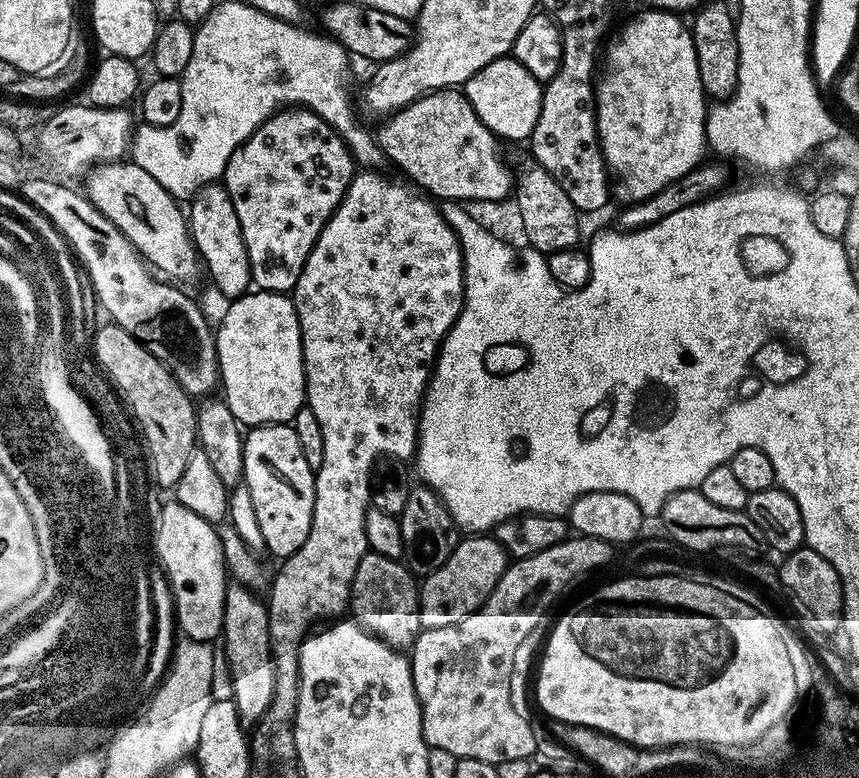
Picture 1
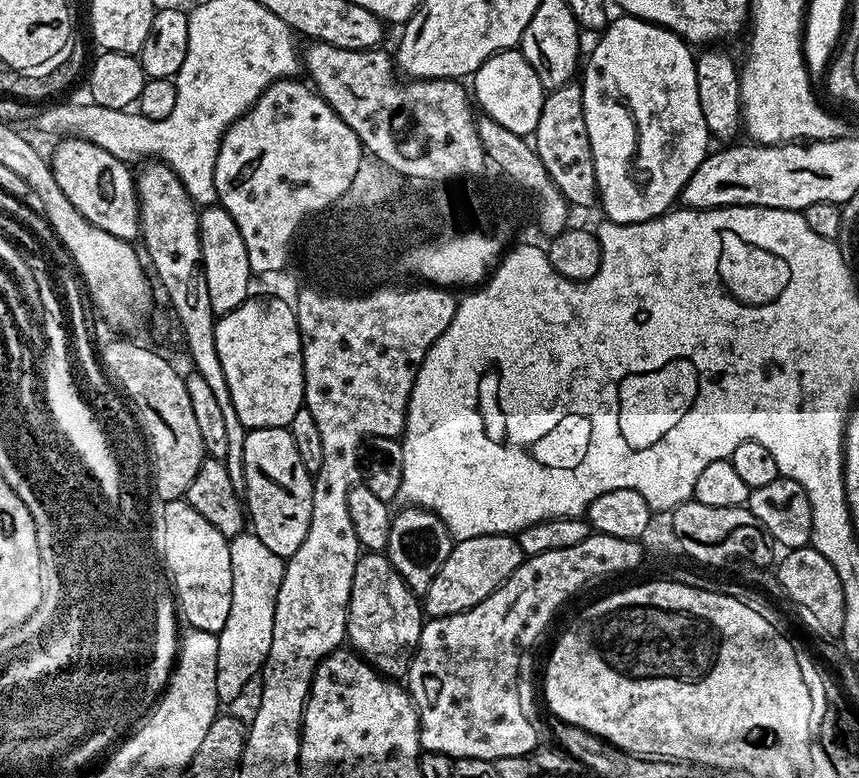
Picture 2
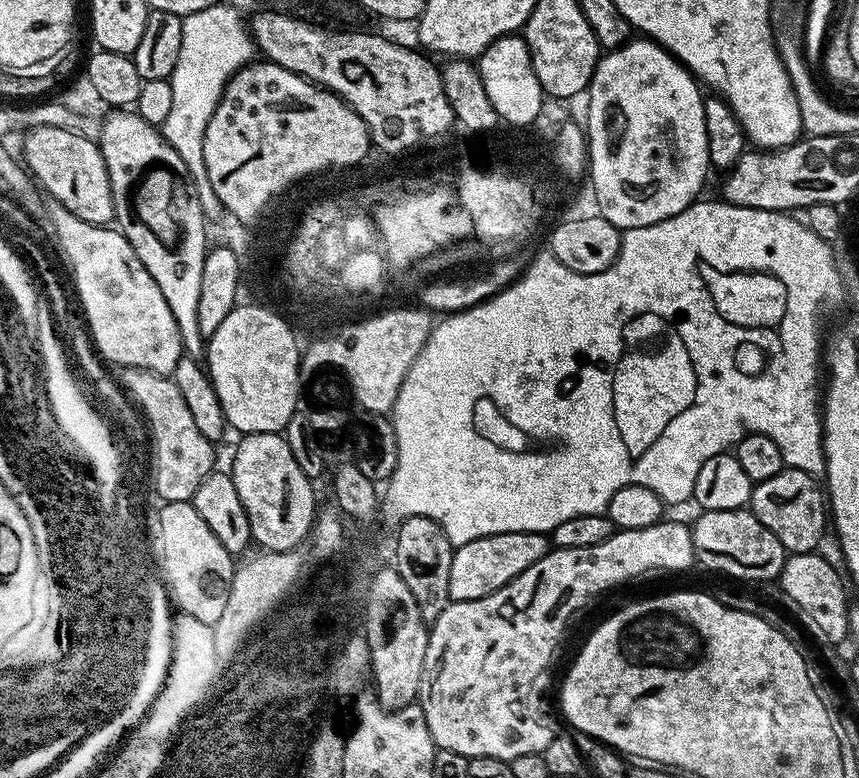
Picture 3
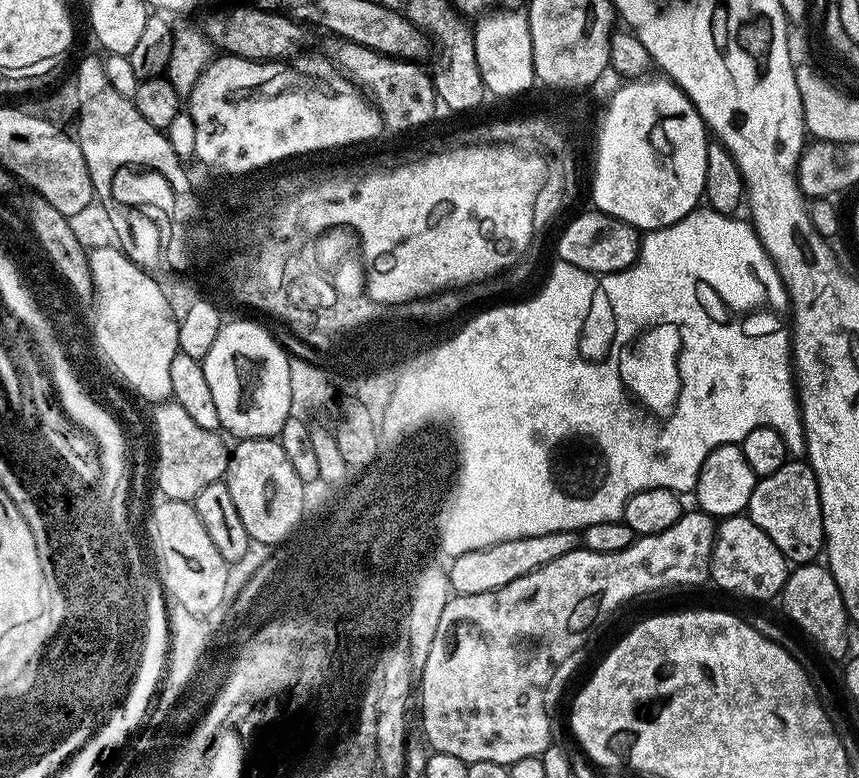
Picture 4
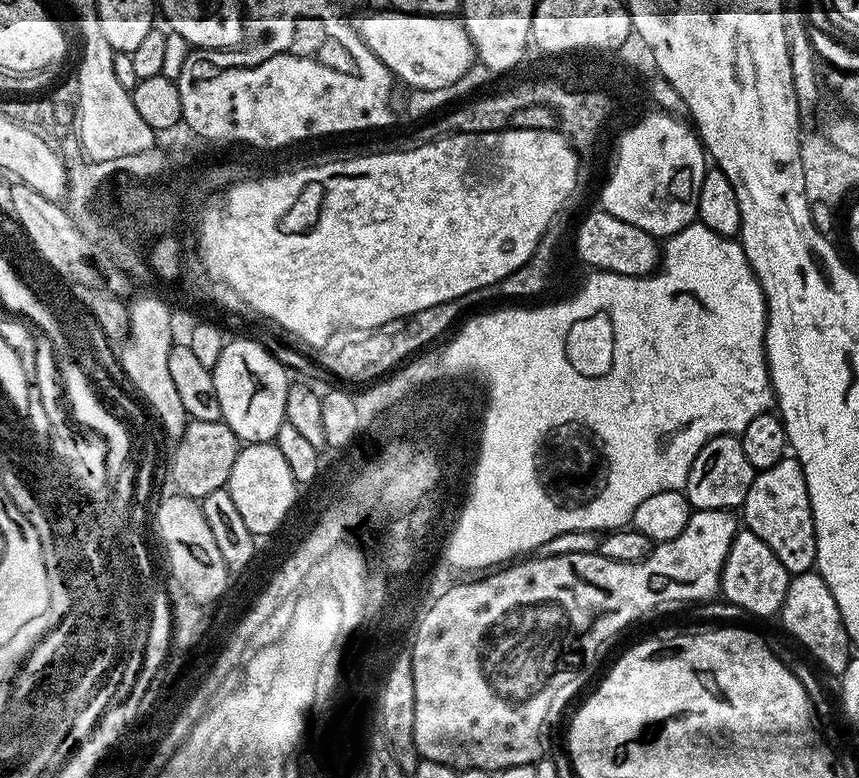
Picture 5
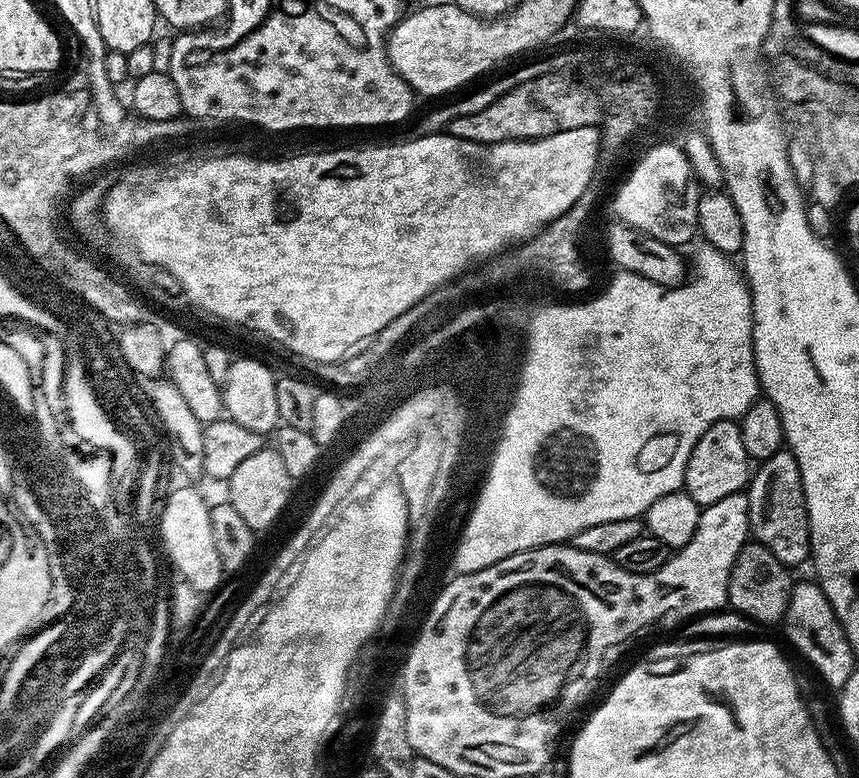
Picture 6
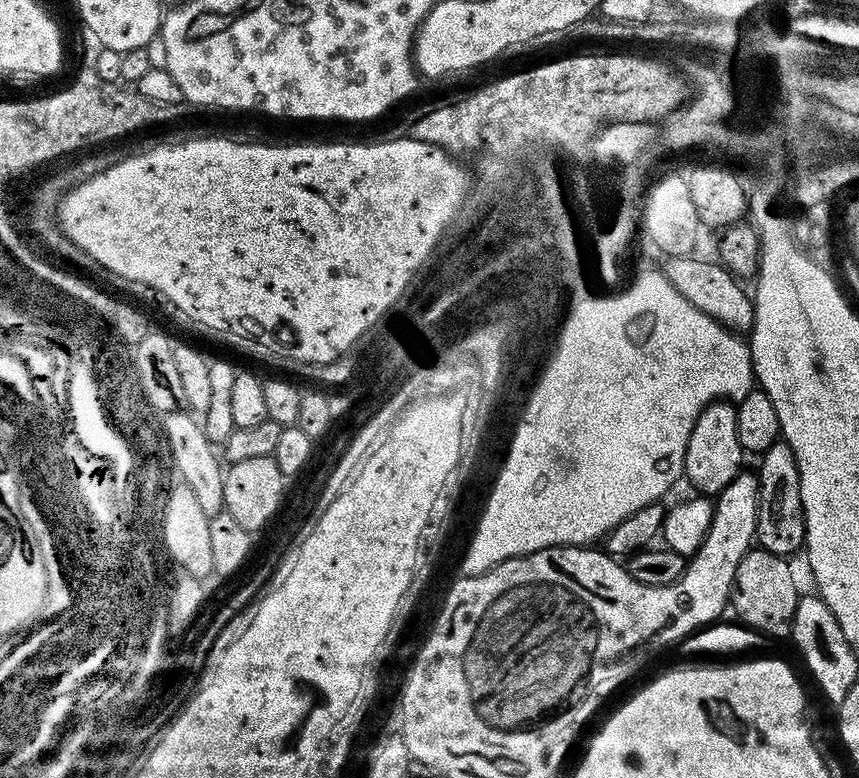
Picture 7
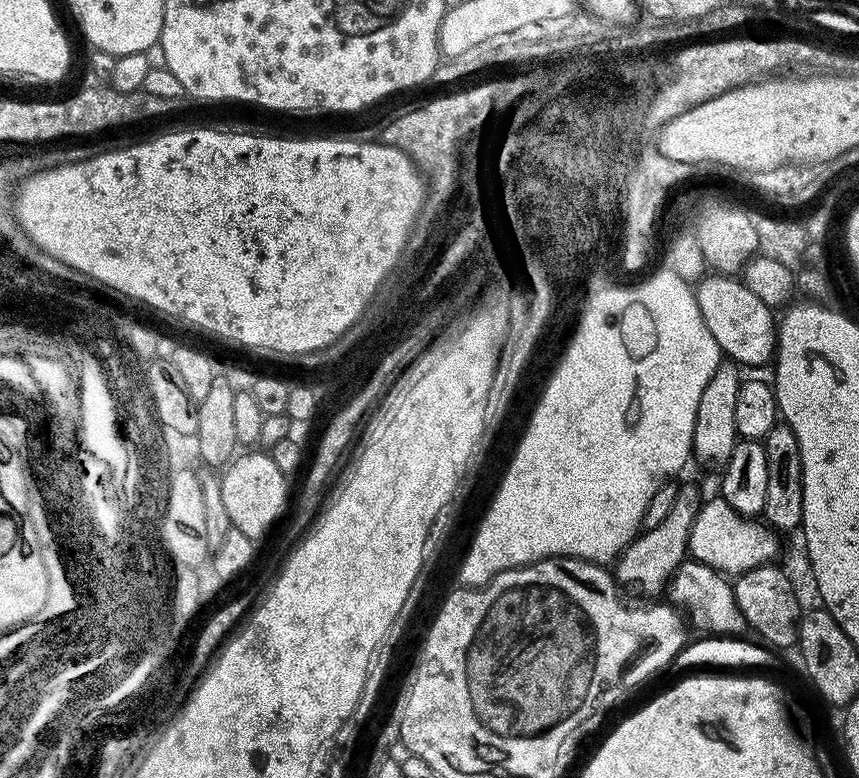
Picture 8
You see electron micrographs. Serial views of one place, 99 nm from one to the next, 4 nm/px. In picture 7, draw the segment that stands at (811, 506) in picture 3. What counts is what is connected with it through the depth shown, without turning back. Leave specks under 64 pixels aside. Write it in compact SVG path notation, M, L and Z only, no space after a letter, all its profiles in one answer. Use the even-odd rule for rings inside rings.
M783 442L770 446L759 457L760 489L758 490L758 522L755 543L770 554L792 558L796 551L805 547L806 522L800 489L800 471L794 458L794 450Z

